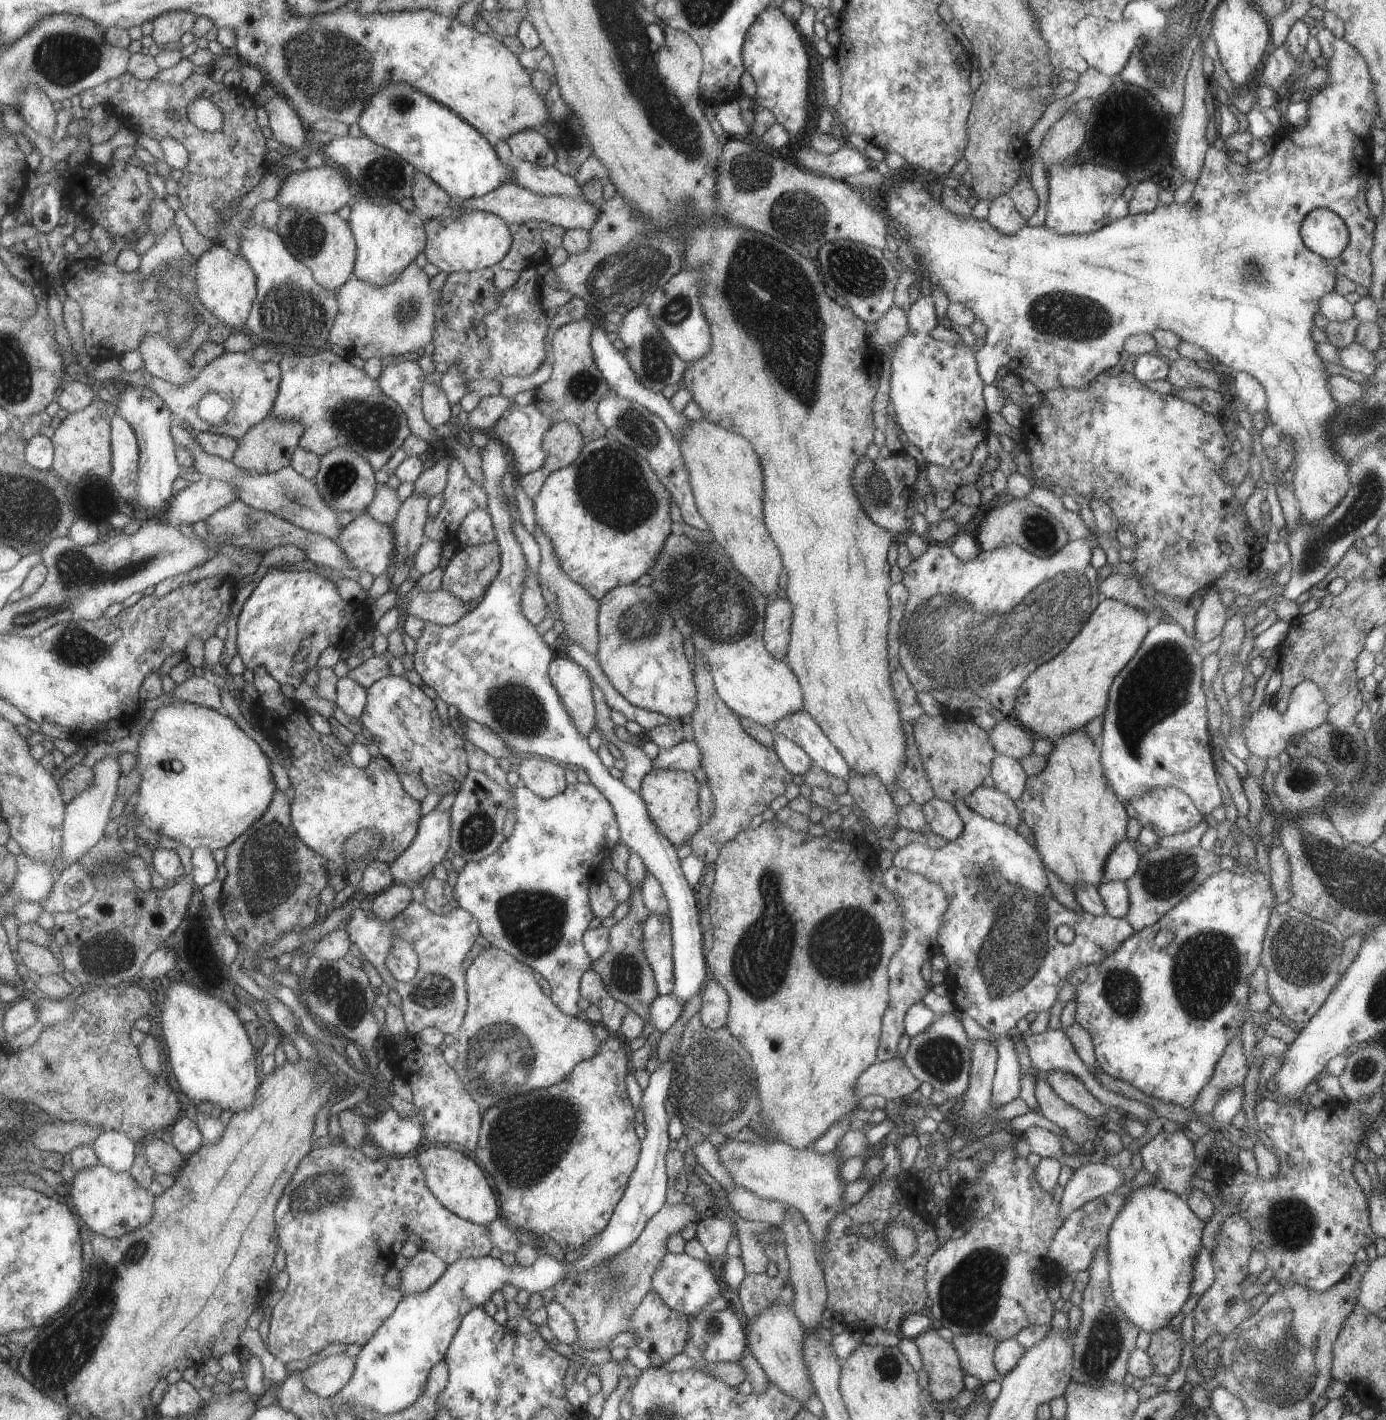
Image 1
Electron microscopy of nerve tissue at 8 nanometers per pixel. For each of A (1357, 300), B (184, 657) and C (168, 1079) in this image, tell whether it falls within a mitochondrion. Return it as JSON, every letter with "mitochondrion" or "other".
{"A":"other","B":"other","C":"other"}

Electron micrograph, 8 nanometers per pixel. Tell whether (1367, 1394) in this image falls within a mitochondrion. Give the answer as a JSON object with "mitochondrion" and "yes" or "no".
{"mitochondrion":"no"}

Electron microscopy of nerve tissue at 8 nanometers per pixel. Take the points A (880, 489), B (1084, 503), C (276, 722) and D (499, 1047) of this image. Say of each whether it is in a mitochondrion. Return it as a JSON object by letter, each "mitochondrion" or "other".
{"A":"mitochondrion","B":"other","C":"other","D":"mitochondrion"}

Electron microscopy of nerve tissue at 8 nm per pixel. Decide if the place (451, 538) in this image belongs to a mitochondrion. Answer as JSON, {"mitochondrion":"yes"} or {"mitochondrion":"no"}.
{"mitochondrion":"no"}

